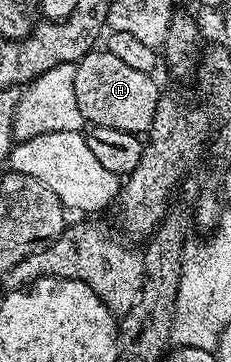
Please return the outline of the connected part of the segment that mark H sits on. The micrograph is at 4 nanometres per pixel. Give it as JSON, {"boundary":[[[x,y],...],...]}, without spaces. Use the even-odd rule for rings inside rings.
{"boundary":[[[105,48],[91,50],[80,62],[75,63],[75,79],[73,88],[77,92],[77,108],[81,108],[81,116],[84,123],[92,126],[104,126],[105,128],[117,128],[121,132],[129,132],[136,136],[146,135],[153,124],[154,112],[161,95],[161,87],[154,82],[154,77],[145,72],[137,72],[137,68],[129,68],[113,52]]]}

